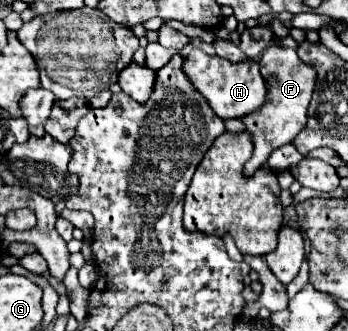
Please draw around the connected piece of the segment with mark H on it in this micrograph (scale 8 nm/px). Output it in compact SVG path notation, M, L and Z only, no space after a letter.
M193 49L185 57L183 71L189 75L195 89L203 93L203 97L209 101L209 105L221 119L243 117L263 107L263 99L267 99L267 83L263 83L259 63L253 59L245 59L243 63L231 63L227 59L219 59L217 55L207 55L201 49Z

